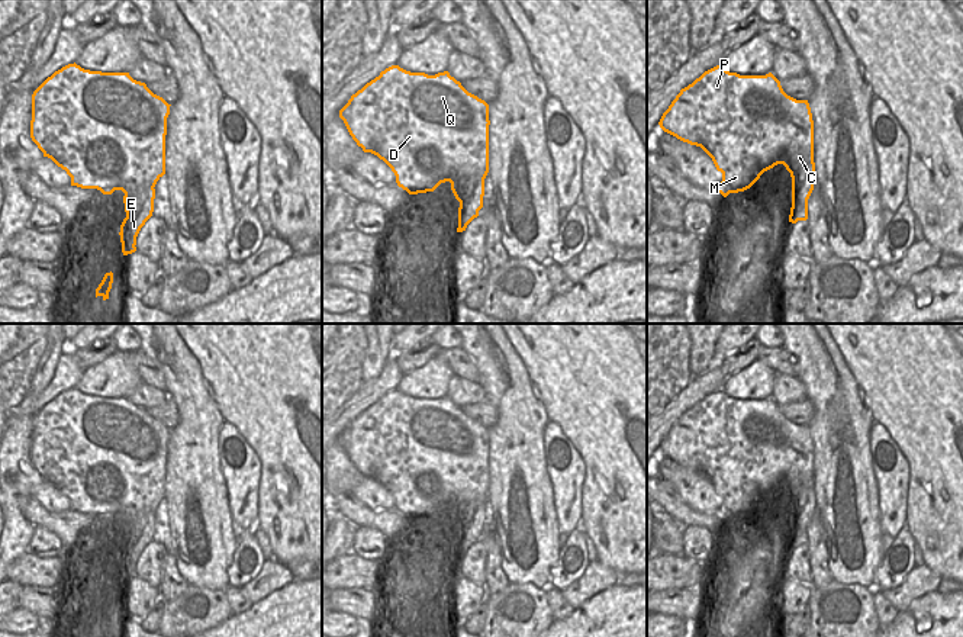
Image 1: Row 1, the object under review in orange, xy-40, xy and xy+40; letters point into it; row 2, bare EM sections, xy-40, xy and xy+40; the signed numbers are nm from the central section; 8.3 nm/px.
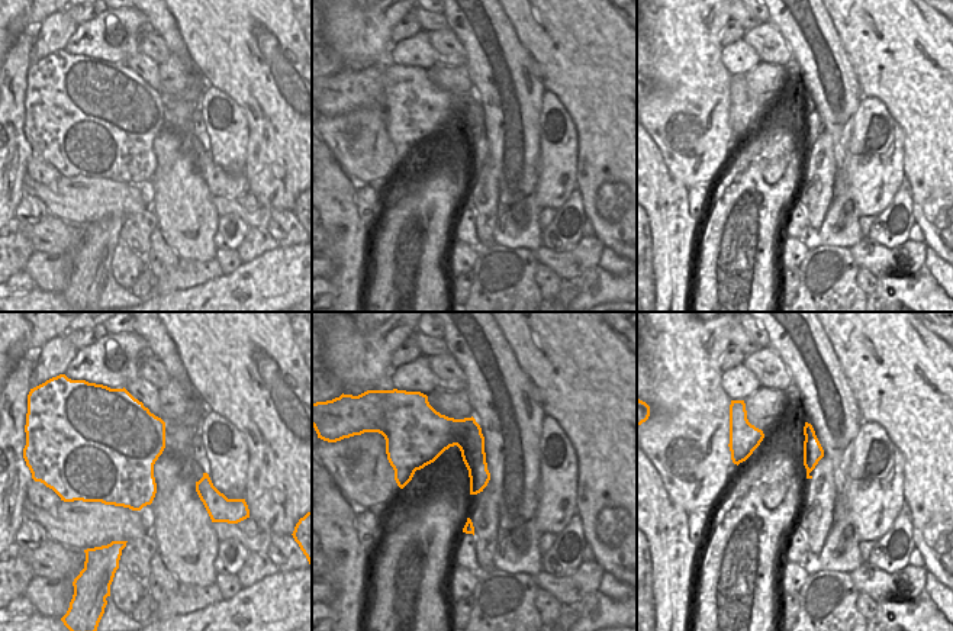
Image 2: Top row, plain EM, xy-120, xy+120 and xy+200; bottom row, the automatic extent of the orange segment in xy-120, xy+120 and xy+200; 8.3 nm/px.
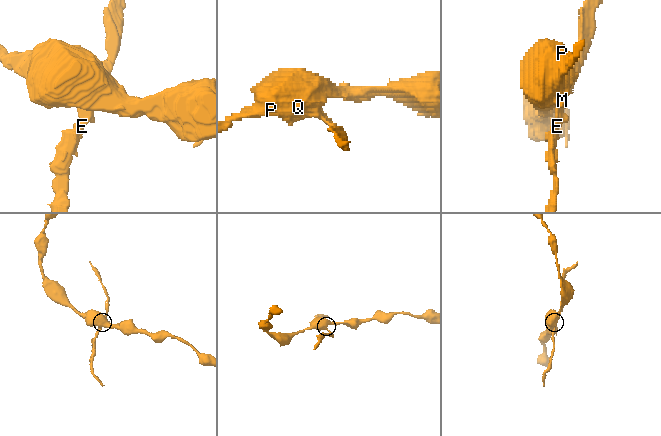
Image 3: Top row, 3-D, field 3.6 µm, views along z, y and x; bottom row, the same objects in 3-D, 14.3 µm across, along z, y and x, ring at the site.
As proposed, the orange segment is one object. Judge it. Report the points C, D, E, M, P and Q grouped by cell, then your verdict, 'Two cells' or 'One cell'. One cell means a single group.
Groups: C D M P Q / E. Two cells.

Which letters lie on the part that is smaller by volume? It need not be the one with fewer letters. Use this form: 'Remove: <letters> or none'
Remove: E.

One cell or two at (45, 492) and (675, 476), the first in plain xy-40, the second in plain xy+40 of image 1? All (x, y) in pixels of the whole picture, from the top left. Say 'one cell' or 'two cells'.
one cell

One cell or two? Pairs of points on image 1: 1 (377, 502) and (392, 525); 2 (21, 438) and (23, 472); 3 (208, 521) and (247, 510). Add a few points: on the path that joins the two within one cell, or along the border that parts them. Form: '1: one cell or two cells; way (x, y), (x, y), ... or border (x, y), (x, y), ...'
1: two cells; border (353, 491), (358, 499), (374, 510), (395, 507)
2: one cell; way (21, 447), (21, 463)
3: two cells; border (224, 481), (228, 489), (228, 508), (234, 524)

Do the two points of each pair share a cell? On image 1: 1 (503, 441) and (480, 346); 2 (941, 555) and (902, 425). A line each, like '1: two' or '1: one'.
1: one
2: one

